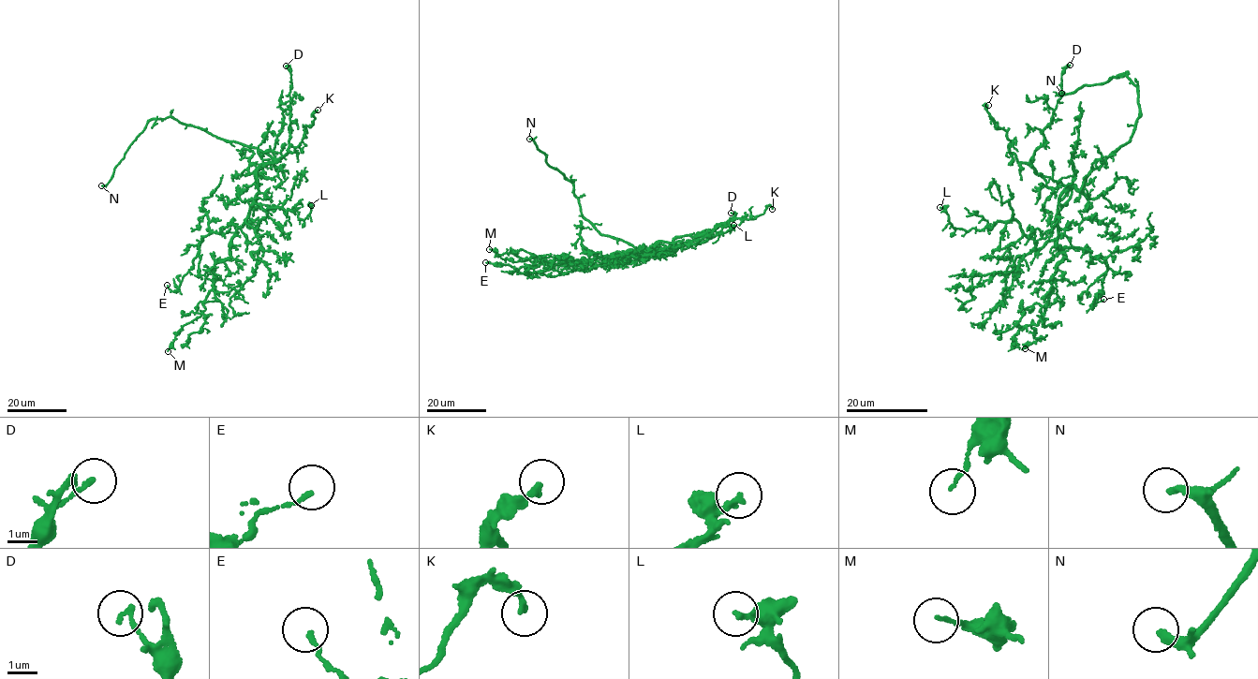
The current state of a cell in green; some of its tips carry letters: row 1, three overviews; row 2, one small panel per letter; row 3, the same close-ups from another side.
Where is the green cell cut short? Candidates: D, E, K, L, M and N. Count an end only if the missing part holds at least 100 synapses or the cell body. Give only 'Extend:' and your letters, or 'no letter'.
Extend: N

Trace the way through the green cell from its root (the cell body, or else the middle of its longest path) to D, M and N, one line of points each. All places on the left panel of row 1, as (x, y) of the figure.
D: (257, 169), (269, 163), (275, 168), (274, 163), (287, 152), (291, 73), (286, 66)
M: (257, 169), (258, 193), (249, 216), (237, 229), (229, 257), (214, 265), (204, 310), (183, 326), (168, 351)
N: (257, 169), (262, 168), (258, 148), (215, 136), (170, 117), (148, 122), (108, 184), (101, 185)

